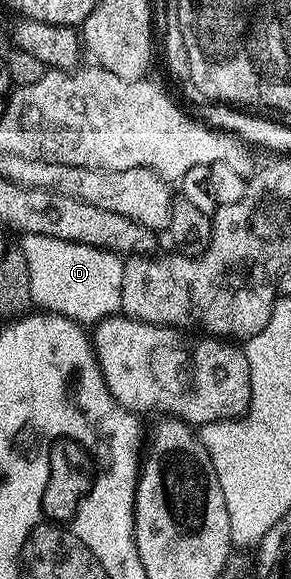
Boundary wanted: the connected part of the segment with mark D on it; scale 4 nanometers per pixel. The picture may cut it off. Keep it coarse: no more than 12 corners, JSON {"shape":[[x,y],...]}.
{"shape":[[25,235],[32,303],[79,324],[121,311],[119,255]]}

